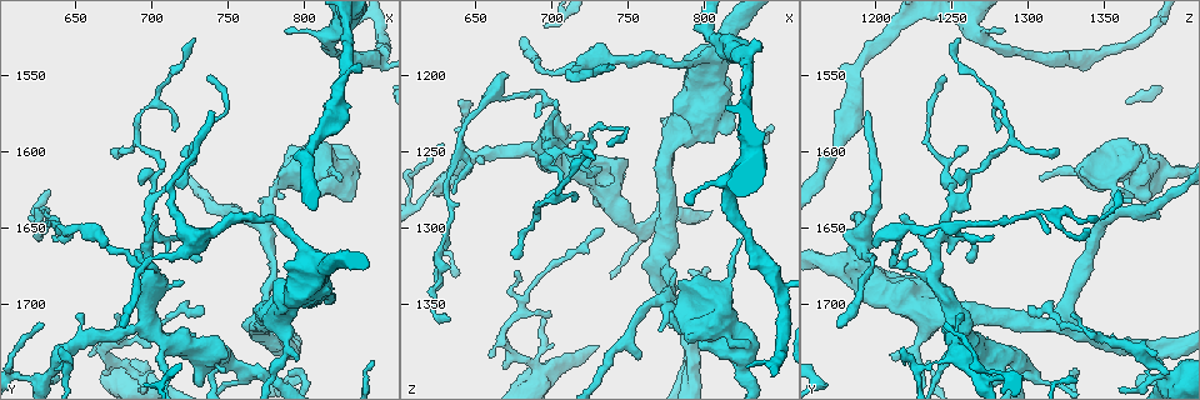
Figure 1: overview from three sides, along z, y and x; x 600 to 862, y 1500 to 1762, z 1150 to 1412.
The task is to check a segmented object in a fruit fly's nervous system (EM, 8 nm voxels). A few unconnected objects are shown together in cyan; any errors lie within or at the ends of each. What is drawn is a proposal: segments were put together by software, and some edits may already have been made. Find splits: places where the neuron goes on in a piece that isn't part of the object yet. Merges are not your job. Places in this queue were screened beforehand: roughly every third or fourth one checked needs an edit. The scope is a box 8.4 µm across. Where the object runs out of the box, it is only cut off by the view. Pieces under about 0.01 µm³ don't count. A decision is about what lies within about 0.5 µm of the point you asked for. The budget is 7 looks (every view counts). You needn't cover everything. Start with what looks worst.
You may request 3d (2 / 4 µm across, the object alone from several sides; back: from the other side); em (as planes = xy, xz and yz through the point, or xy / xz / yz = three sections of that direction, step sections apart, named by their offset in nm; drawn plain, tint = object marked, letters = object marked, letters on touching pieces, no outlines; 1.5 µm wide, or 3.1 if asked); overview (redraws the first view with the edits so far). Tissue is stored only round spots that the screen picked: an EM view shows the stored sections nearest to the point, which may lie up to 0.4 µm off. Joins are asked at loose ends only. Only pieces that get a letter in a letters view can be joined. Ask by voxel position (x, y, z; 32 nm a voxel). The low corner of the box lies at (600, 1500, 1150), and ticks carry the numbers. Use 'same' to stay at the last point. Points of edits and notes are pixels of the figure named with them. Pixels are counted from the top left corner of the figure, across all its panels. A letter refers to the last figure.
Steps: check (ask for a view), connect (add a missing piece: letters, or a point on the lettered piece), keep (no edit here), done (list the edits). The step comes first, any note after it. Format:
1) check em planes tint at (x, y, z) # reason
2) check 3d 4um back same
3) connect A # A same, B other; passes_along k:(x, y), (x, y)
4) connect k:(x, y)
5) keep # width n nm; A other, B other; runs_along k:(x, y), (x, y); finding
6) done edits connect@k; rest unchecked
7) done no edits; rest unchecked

check em planes letters at (796, 1734, 1208) # an open end

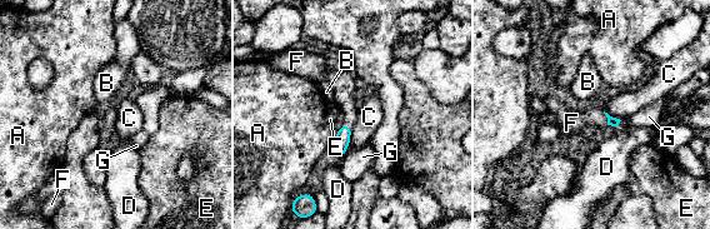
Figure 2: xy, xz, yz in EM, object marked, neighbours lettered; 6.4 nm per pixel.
connect F # A other, B other, C other, D other, E other, F same, G other; passes_along 2:(613, 122), (608, 119), (571, 123); the neuron continues

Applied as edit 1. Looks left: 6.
check em planes plain at (678, 1714, 1176) # long arm stops here

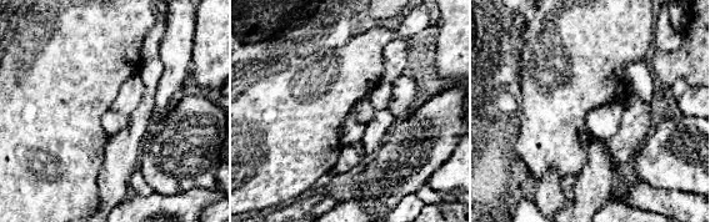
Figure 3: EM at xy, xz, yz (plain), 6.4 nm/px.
check em planes letters same # what lies round it

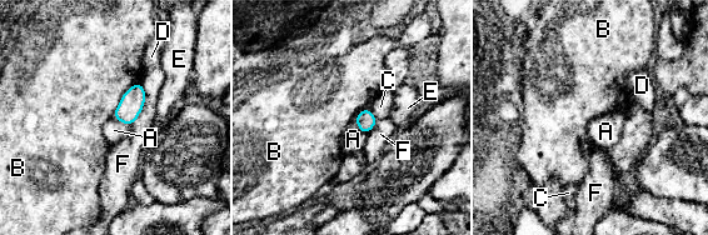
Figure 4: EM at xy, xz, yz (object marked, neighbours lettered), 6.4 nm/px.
keep # A other, B other, C other, D other, E other, F other; border 4:(139, 81), (123, 94), (111, 116); no lettered piece goes on from it

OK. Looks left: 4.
check em planes letters at (790, 1522, 1282) # tapers out

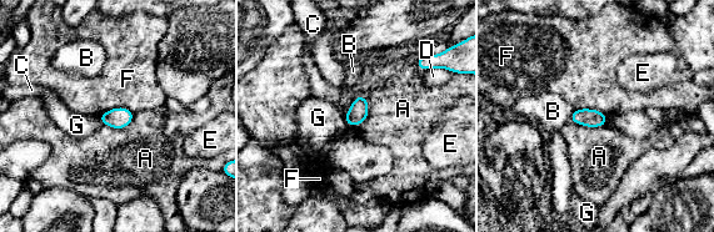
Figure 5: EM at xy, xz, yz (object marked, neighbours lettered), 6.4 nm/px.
keep # A other, B other, C other, D other, E other, F other, G other; border 5:(364, 95), (368, 116), (348, 126); none of them fits

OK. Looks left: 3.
done edits connect@2; rest unchecked

